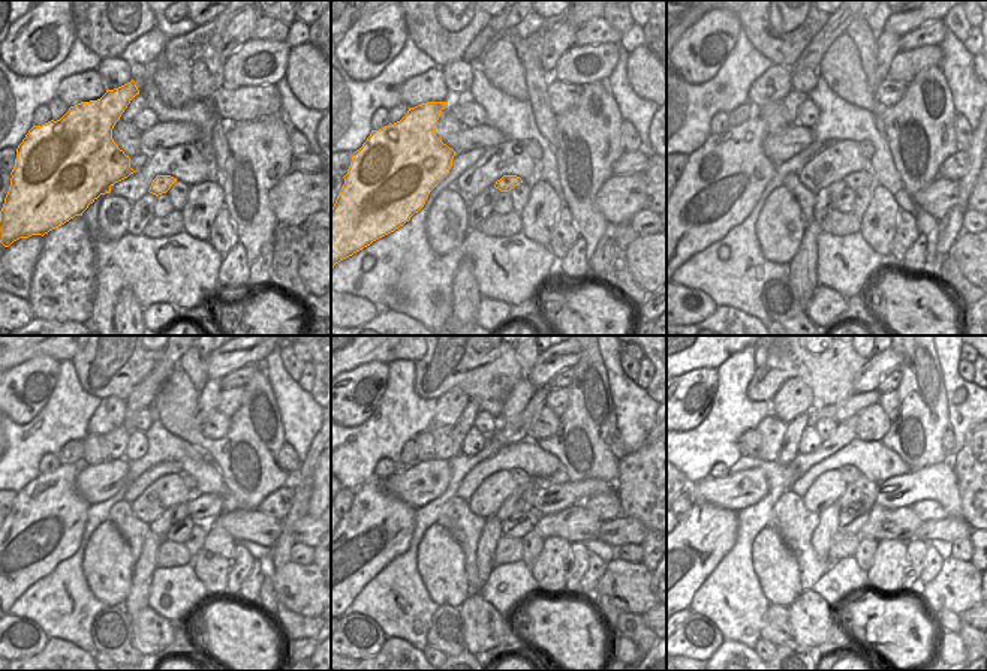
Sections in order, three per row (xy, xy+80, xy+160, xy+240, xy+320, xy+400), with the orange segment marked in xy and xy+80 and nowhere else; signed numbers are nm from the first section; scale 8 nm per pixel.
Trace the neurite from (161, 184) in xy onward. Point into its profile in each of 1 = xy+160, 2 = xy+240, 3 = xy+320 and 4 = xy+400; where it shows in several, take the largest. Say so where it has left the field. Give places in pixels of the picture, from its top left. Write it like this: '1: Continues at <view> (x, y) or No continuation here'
1: Continues at xy+160 (864, 178)
2: Continues at xy+240 (204, 508)
3: Continues at xy+320 (547, 502)
4: Continues at xy+400 (887, 499).

